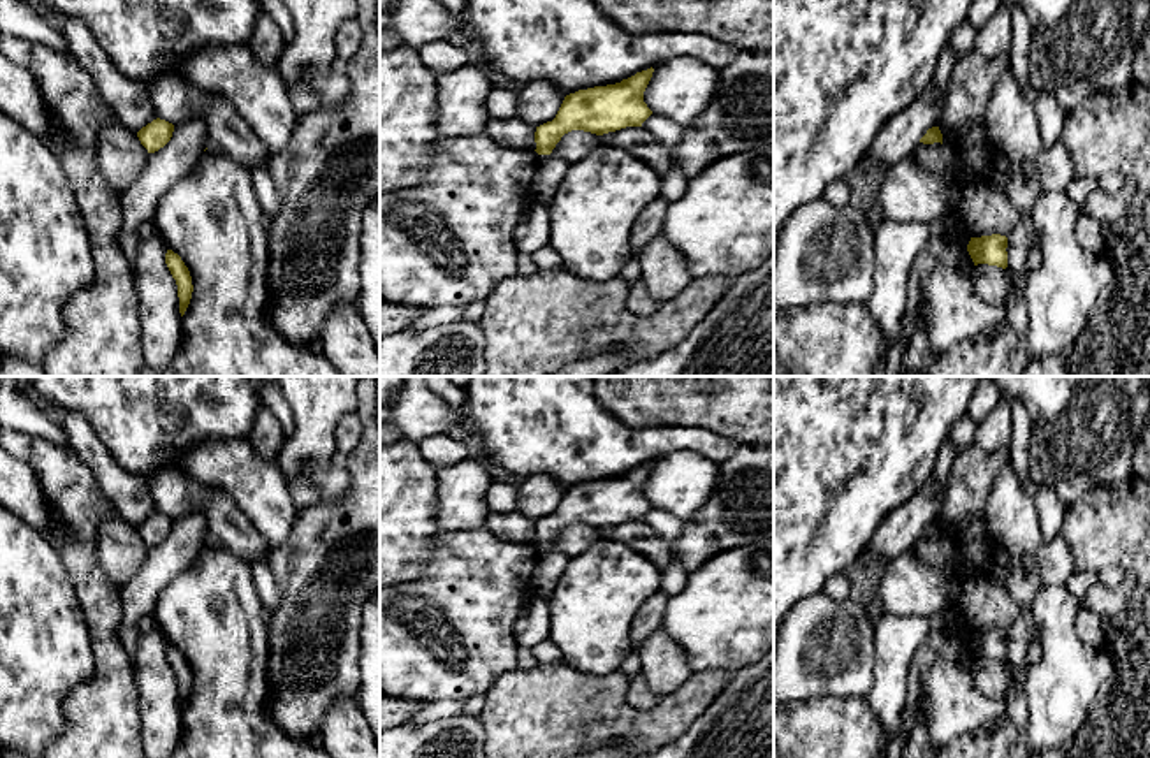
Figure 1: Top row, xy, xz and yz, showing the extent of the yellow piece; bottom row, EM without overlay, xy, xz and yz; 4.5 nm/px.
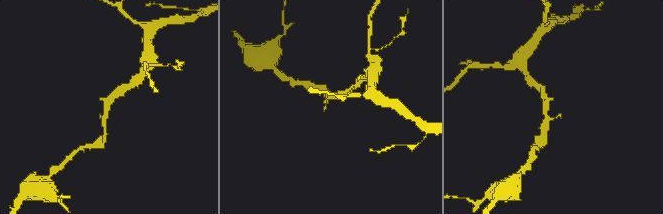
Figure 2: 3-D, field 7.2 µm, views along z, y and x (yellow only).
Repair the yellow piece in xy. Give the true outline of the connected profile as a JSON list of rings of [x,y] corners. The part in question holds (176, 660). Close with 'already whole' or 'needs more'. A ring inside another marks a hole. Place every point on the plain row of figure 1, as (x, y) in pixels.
[[[167,644],[165,658],[167,658],[172,672],[176,674],[178,691],[179,691],[179,707],[183,711],[190,698],[192,686],[193,686],[192,670],[190,670],[188,661],[181,654],[181,651],[178,647],[174,647],[172,644]]]; already whole

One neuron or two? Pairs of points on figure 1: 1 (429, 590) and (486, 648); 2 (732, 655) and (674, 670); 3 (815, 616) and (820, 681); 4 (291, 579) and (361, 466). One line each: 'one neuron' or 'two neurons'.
1: one neuron
2: two neurons
3: one neuron
4: one neuron

